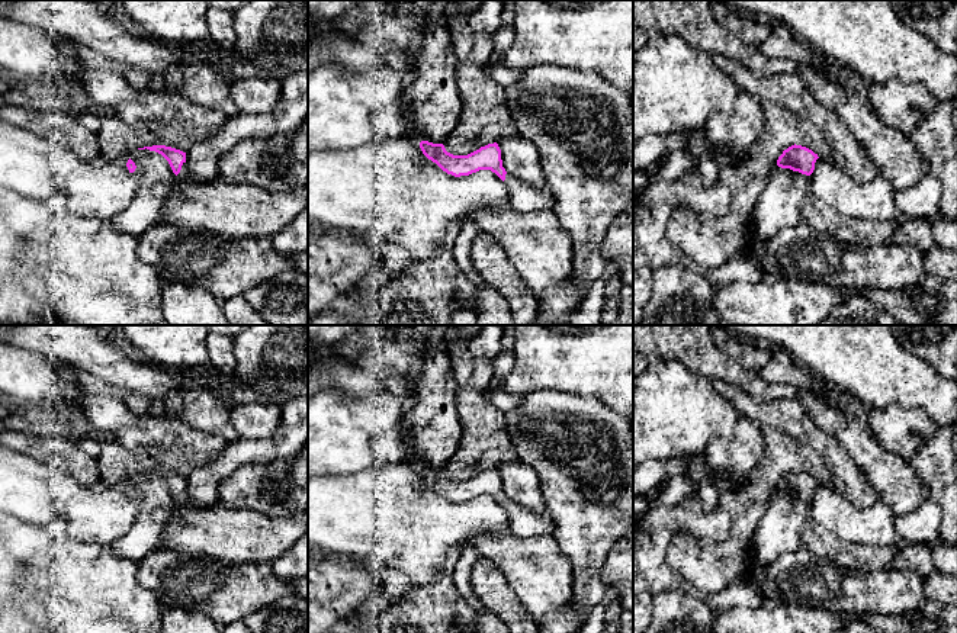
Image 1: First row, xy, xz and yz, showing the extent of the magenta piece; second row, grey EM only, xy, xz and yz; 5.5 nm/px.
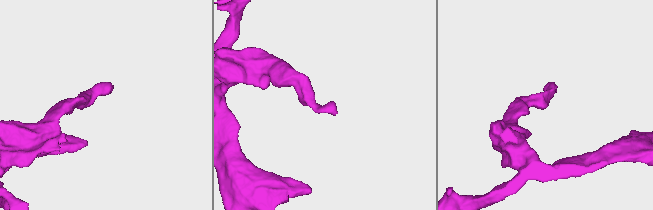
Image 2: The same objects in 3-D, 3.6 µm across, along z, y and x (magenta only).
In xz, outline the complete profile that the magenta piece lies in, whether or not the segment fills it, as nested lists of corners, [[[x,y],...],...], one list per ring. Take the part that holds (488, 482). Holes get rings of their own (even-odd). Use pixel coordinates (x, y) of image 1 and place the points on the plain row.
[[[421,466],[423,479],[436,488],[443,497],[455,502],[469,501],[479,495],[491,495],[508,514],[508,533],[517,537],[553,536],[555,520],[546,508],[533,511],[508,499],[502,492],[501,475],[497,467],[481,472],[468,481],[453,481],[443,469]]]

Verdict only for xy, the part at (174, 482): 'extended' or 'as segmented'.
extended

